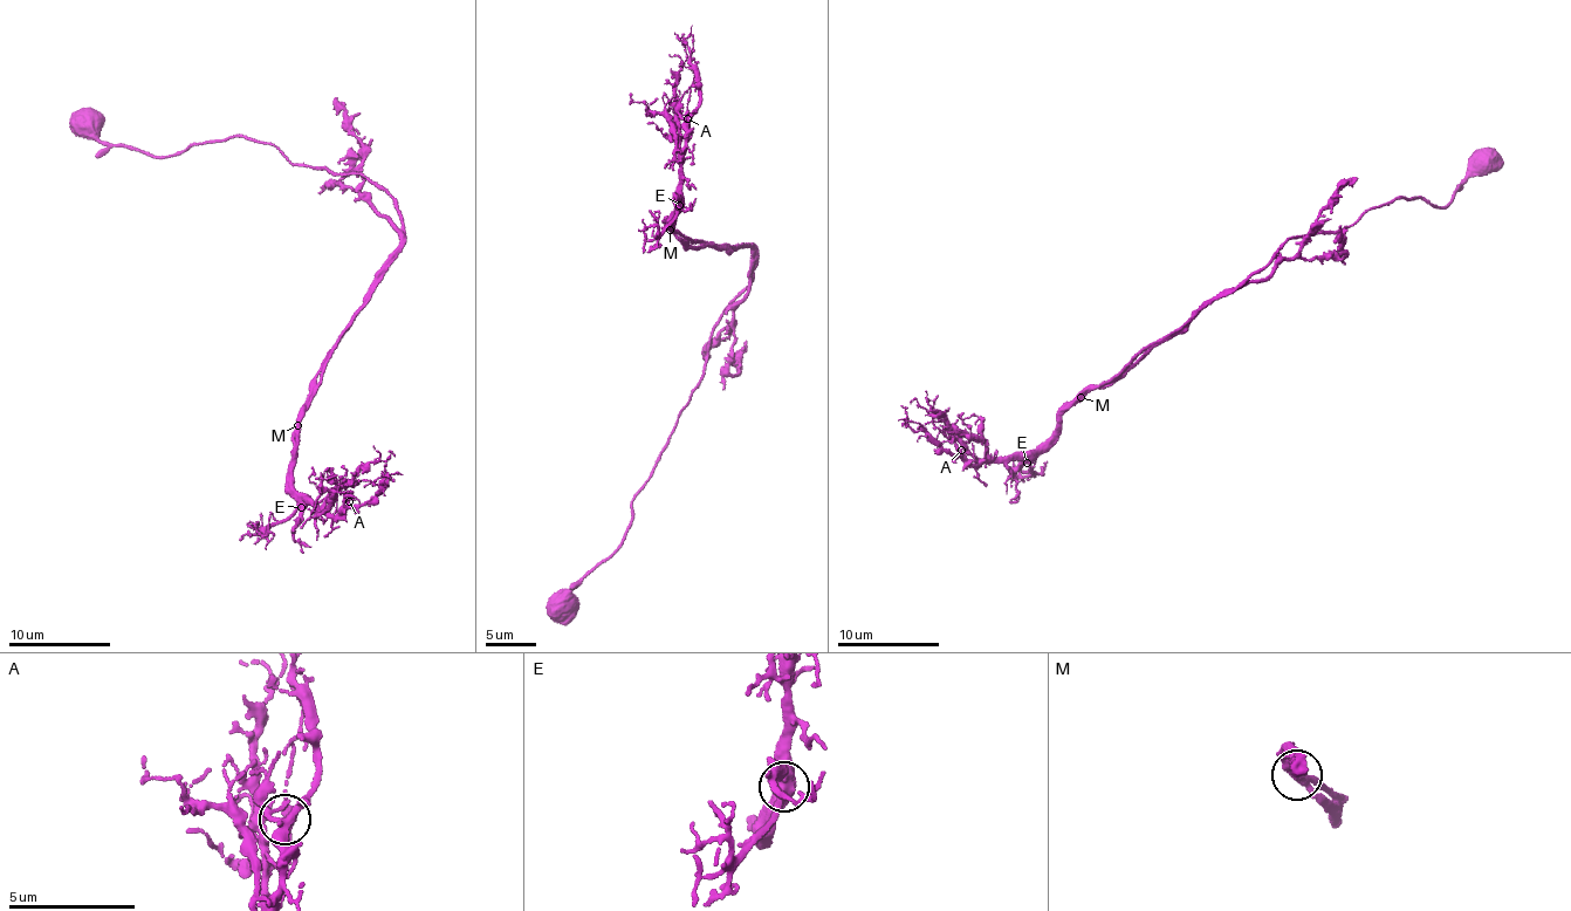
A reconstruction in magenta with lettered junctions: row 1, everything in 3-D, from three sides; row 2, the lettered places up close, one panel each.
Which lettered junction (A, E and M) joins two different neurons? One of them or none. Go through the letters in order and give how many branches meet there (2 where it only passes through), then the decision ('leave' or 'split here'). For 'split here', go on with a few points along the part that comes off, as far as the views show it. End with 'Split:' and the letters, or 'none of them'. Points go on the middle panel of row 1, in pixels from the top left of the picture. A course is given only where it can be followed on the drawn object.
A: branches 3; leave
E: branches 3; leave
M: branches 2; leave
Split: none of them

